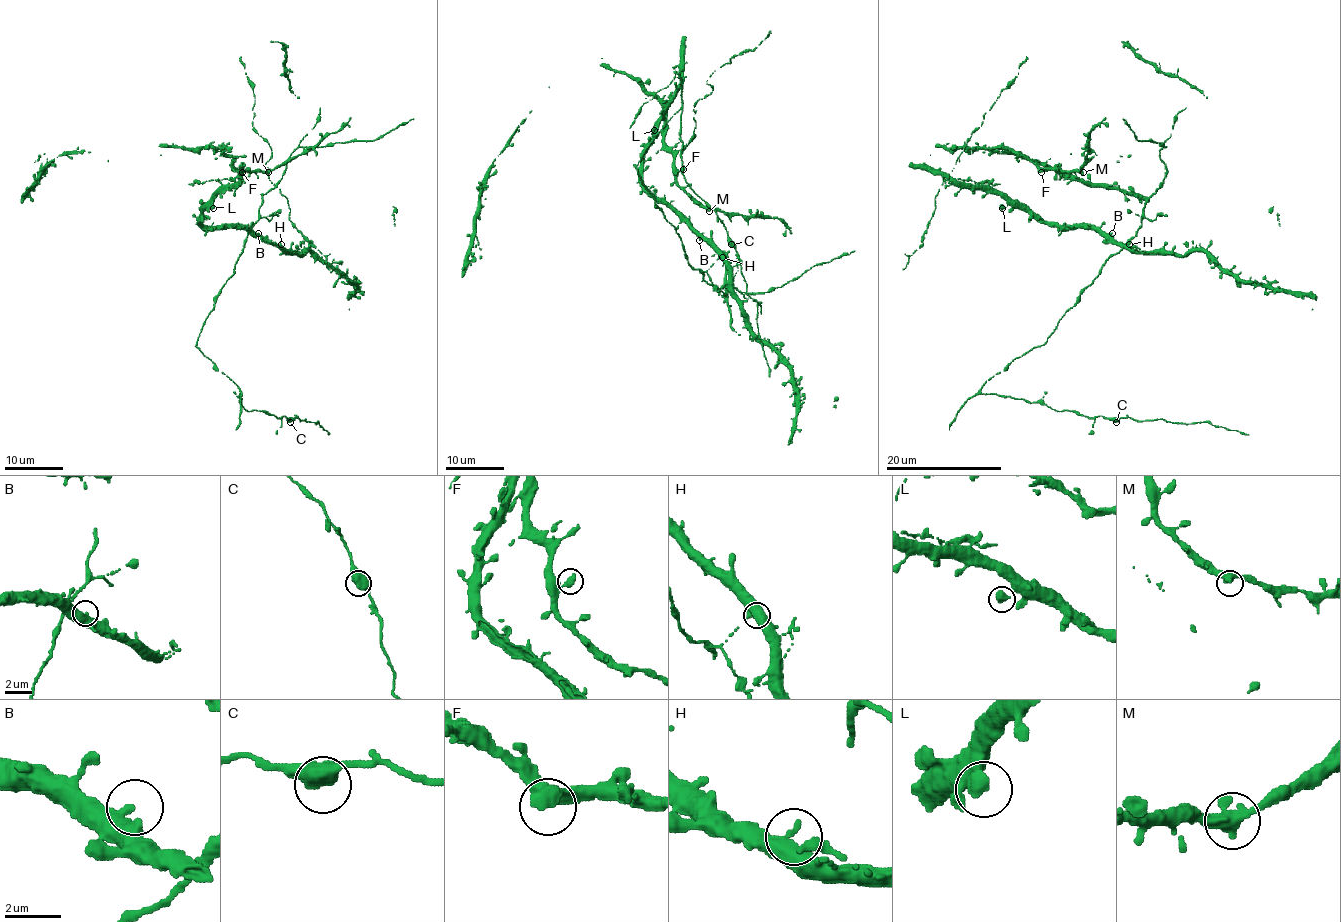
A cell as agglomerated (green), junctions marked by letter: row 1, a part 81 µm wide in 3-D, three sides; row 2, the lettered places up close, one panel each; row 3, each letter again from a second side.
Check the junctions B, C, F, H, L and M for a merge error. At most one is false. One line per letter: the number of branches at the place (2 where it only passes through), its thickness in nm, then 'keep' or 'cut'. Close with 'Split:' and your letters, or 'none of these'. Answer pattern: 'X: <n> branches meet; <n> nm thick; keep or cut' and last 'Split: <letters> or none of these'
B: 1 branches meet; 380 nm thick; keep
C: 2 branches meet; 440 nm thick; keep
F: 1 branches meet; 500 nm thick; keep
H: 1 branches meet; 480 nm thick; keep
L: 1 branches meet; 500 nm thick; keep
M: 2 branches meet; 420 nm thick; keep
Split: none of these

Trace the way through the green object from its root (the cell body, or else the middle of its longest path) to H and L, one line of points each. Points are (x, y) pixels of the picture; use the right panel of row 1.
H: (1112, 233), (1111, 236), (1118, 243), (1129, 244)
L: (1112, 233), (1061, 227), (1052, 221), (1036, 221), (1025, 211), (1010, 205), (1002, 208)

